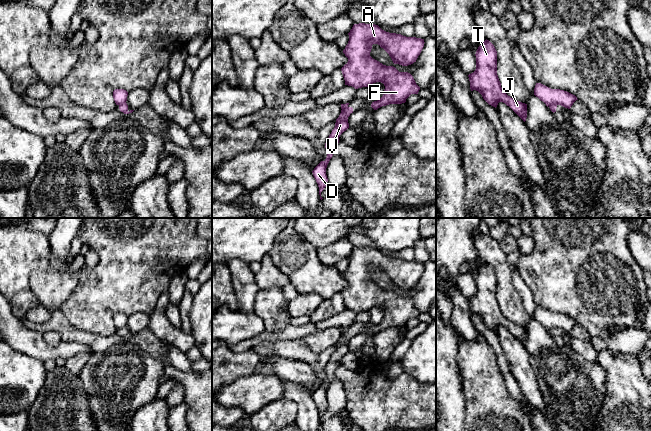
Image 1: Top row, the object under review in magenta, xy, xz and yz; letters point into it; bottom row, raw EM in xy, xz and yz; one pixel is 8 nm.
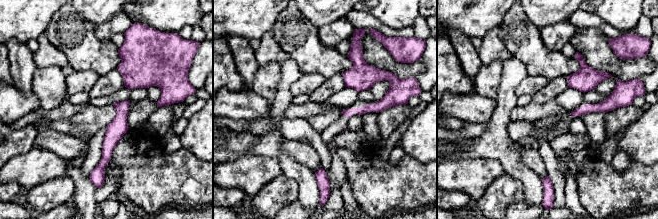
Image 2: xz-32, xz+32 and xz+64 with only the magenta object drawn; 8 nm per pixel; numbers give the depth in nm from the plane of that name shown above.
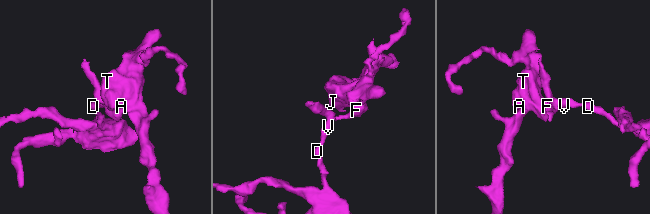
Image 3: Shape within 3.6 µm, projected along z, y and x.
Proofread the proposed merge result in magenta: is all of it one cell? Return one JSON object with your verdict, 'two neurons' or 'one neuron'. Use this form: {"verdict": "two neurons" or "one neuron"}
{"verdict": "two neurons"}

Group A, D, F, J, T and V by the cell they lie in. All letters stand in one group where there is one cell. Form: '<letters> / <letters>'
A F J T / D V

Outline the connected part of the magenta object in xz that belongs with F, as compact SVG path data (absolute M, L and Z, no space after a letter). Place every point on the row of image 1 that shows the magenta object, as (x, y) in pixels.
M359 23L354 24L349 35L349 41L343 53L348 58L348 62L341 68L345 85L355 89L369 87L371 84L381 82L384 84L384 94L372 102L374 110L389 104L402 104L411 94L418 94L420 87L416 84L413 76L408 72L399 72L393 66L386 66L370 56L373 44L378 44L391 57L394 64L408 66L416 62L424 47L424 39L416 37L406 37L401 34L389 33L382 30L378 25Z

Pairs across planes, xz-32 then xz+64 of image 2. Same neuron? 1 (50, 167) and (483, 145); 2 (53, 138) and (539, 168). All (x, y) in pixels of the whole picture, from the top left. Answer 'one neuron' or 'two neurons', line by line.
1: two neurons
2: one neuron

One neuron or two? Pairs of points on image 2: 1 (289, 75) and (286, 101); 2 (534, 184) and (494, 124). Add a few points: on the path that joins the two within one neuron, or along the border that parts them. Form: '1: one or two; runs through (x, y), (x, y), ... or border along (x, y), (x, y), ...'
1: one; runs through (286, 81), (285, 95)
2: one; runs through (519, 169), (496, 143), (496, 139)

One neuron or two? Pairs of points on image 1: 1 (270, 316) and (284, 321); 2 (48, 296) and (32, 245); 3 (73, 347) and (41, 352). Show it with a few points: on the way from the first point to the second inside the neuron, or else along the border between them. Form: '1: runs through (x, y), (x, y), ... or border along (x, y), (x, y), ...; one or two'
1: border along (284, 295), (284, 310), (279, 315), (273, 331); two
2: border along (51, 267), (32, 272), (29, 281), (32, 292); two
3: runs through (65, 350), (49, 352); one

